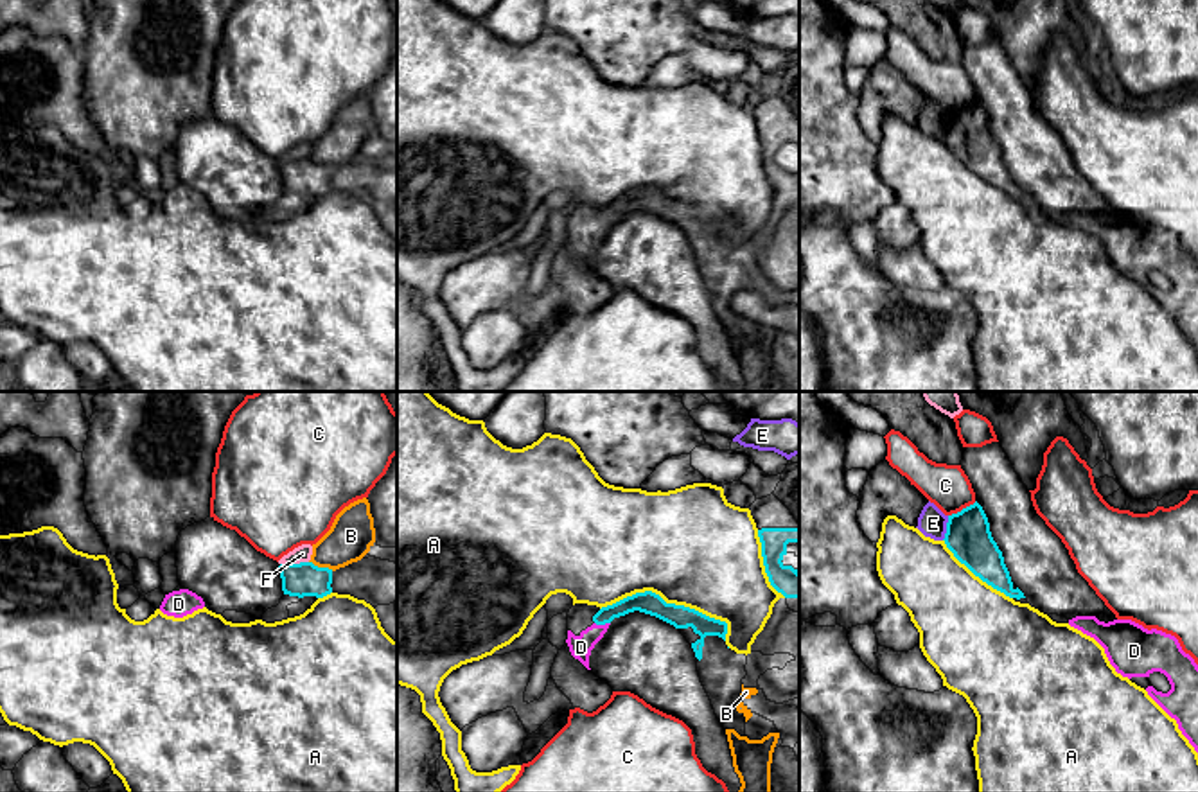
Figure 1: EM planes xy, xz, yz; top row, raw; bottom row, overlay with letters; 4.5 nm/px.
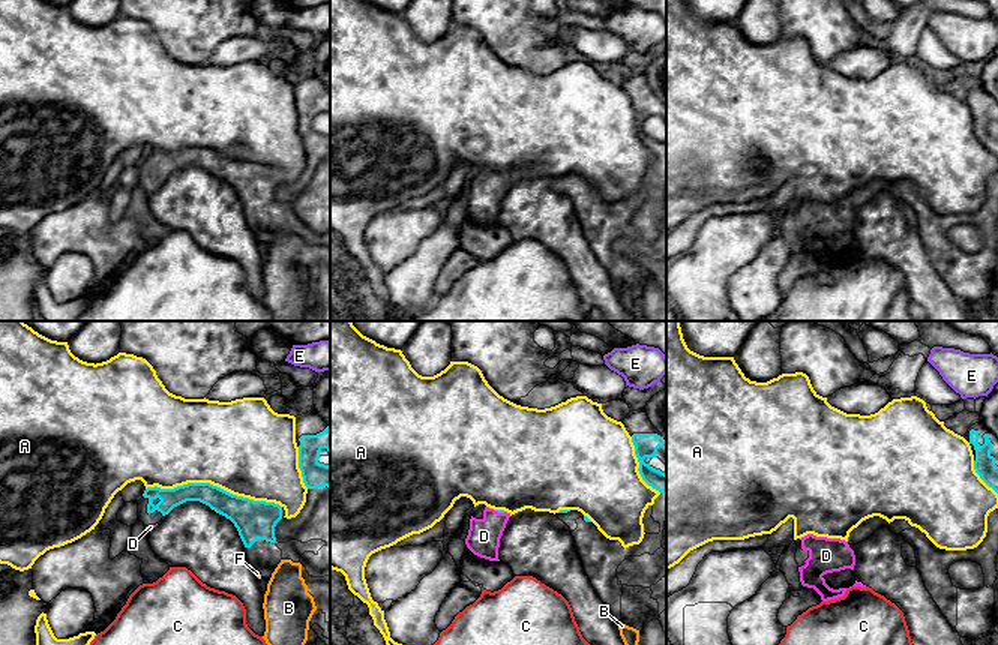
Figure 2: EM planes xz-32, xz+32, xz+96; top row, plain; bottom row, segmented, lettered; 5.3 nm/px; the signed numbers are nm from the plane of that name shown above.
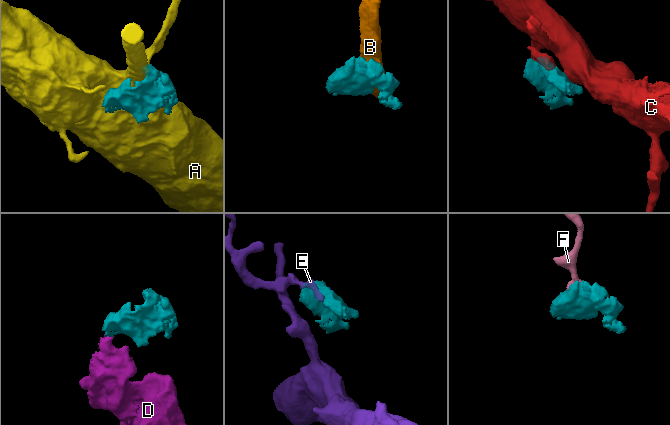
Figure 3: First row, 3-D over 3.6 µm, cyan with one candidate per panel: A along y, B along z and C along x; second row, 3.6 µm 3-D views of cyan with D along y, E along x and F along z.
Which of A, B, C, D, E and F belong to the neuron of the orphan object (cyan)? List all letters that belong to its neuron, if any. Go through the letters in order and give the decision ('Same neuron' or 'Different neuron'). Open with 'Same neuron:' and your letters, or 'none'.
Same neuron: D
A: Different neuron
B: Different neuron
C: Different neuron
D: Same neuron
E: Different neuron
F: Different neuron

